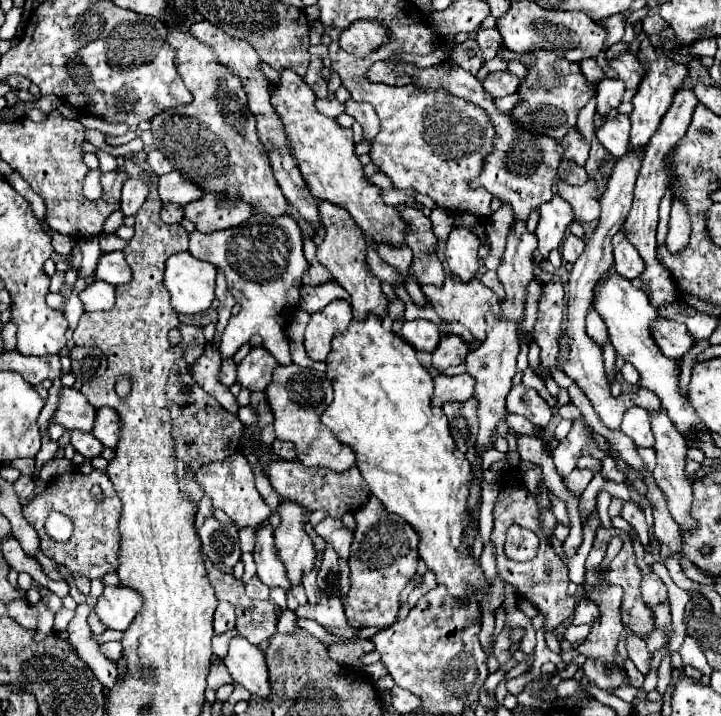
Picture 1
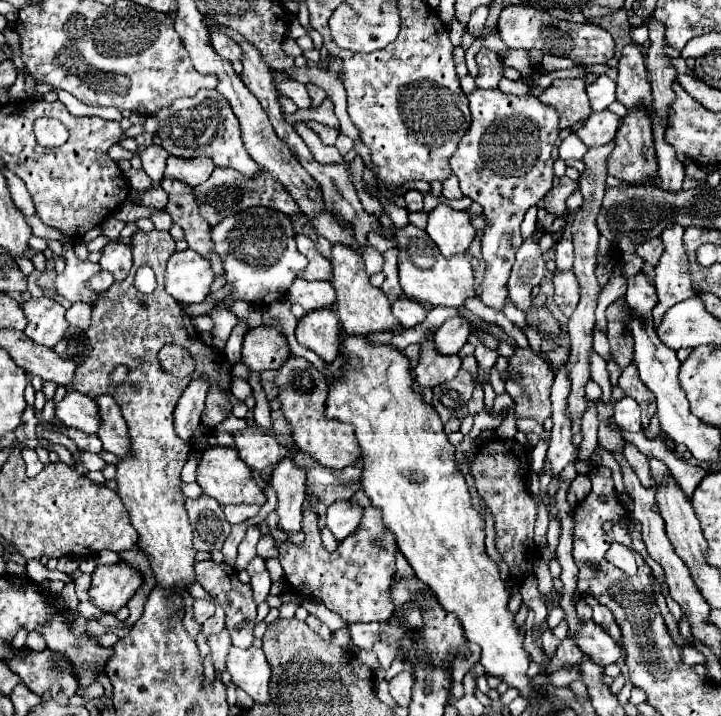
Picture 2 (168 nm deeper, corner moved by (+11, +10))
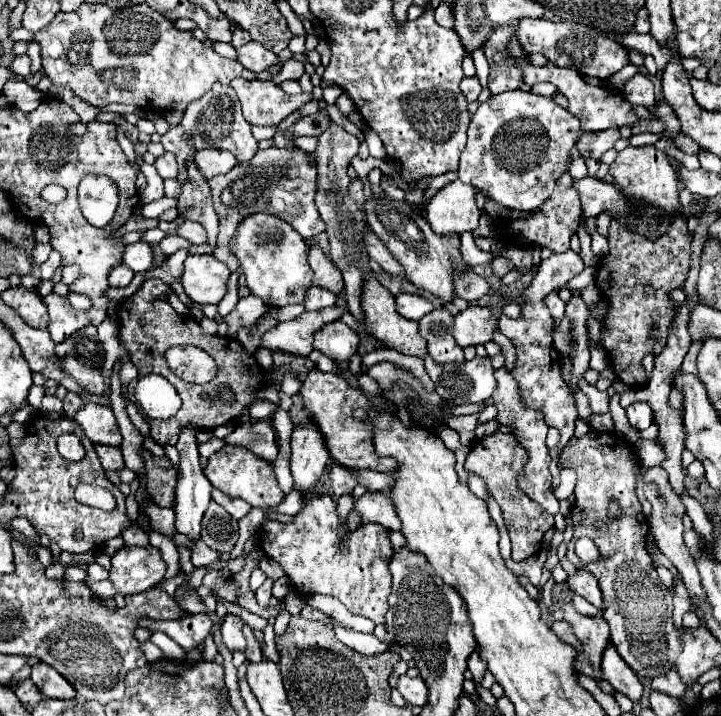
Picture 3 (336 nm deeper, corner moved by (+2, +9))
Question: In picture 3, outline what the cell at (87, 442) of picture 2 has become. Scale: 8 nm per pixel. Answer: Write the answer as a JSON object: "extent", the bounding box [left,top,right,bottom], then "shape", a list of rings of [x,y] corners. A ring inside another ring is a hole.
{"extent":[94,443,124,471],"shape":[[[96,443],[94,449],[96,449],[96,453],[98,453],[104,469],[116,471],[116,469],[124,467],[124,459],[122,459],[120,447],[110,447],[110,445],[100,445],[100,443]]]}

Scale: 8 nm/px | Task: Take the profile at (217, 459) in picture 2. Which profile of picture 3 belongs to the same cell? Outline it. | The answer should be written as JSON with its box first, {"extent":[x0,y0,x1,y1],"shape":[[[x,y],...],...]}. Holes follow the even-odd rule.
{"extent":[204,445,284,507],"shape":[[[226,445],[220,451],[216,451],[208,459],[204,475],[208,477],[212,487],[220,489],[228,497],[242,497],[252,507],[276,507],[284,499],[284,493],[278,487],[272,465],[266,465],[266,461],[262,461],[260,457],[252,457],[252,453],[248,453],[238,445]]]}

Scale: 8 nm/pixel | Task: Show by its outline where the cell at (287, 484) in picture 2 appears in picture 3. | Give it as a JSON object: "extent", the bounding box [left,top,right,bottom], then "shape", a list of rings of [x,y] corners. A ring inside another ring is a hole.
{"extent":[290,421,330,495],"shape":[[[312,421],[294,427],[290,447],[292,447],[290,471],[294,477],[294,489],[306,495],[316,487],[320,477],[324,475],[330,455],[322,445],[322,433],[314,429]]]}

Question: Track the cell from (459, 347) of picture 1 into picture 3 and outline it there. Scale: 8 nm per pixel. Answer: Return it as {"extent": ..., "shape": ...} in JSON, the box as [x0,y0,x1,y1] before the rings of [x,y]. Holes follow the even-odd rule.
{"extent":[454,305,494,347],"shape":[[[470,305],[466,311],[460,311],[456,315],[454,323],[454,339],[460,347],[468,345],[484,345],[492,339],[494,329],[494,317],[488,307],[482,305]]]}

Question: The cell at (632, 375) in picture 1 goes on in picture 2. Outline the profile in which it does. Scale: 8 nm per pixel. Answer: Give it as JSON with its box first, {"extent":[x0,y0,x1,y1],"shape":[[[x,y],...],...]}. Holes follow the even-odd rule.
{"extent":[592,327,612,361],"shape":[[[594,327],[592,332],[592,338],[593,338],[593,349],[605,360],[608,361],[612,358],[611,352],[610,352],[610,346],[607,339],[607,335],[597,329],[597,327]]]}

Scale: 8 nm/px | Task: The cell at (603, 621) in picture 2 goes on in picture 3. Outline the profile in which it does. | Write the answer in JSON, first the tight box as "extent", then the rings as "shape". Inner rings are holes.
{"extent":[568,571,604,611],"shape":[[[578,571],[578,575],[574,575],[574,577],[568,577],[568,585],[576,591],[576,593],[580,593],[586,601],[590,601],[598,611],[604,611],[602,607],[604,607],[604,601],[602,601],[602,591],[600,591],[600,587],[598,587],[598,581],[590,575],[590,573],[586,573],[586,571]]]}

